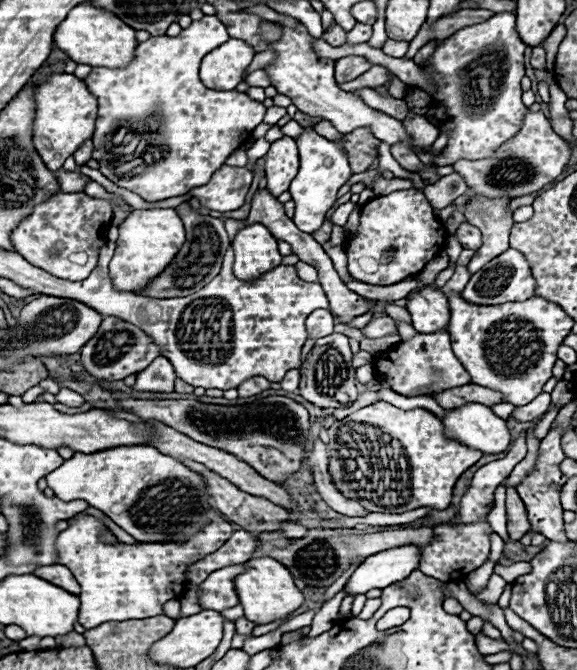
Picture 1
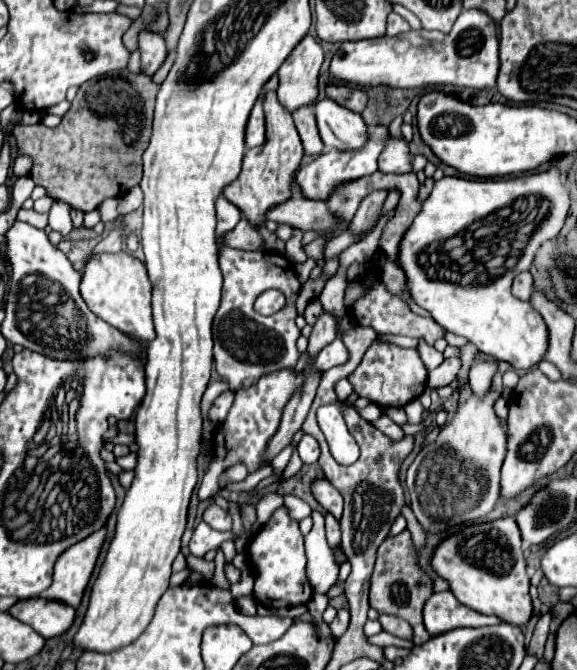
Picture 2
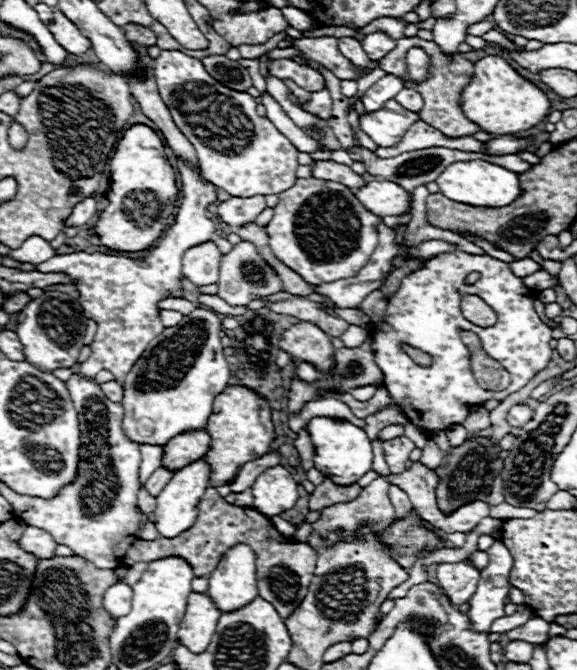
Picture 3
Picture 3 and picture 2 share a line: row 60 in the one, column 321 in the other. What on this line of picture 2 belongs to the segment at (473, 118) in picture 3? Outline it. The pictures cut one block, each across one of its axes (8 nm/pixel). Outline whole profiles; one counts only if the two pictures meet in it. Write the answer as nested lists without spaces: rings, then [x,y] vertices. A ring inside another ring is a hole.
[[[326,478],[314,480],[312,486],[310,486],[310,490],[312,490],[312,496],[318,500],[318,504],[326,512],[330,512],[336,520],[342,518],[342,504],[344,504],[342,502],[342,494]]]

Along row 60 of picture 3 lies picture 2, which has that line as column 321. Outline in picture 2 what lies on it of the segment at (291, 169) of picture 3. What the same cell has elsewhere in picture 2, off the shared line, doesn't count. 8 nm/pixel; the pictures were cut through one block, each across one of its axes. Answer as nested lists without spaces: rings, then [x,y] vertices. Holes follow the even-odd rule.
[[[370,126],[368,134],[370,134],[368,144],[362,150],[356,150],[356,152],[324,150],[310,164],[302,166],[298,170],[298,174],[296,174],[296,184],[300,186],[300,196],[308,198],[308,200],[326,200],[326,198],[330,198],[334,194],[334,190],[340,184],[362,178],[362,176],[368,176],[368,174],[374,174],[378,170],[376,160],[378,160],[378,154],[382,152],[382,148],[384,148],[384,138],[388,134],[388,128],[386,126]]]

